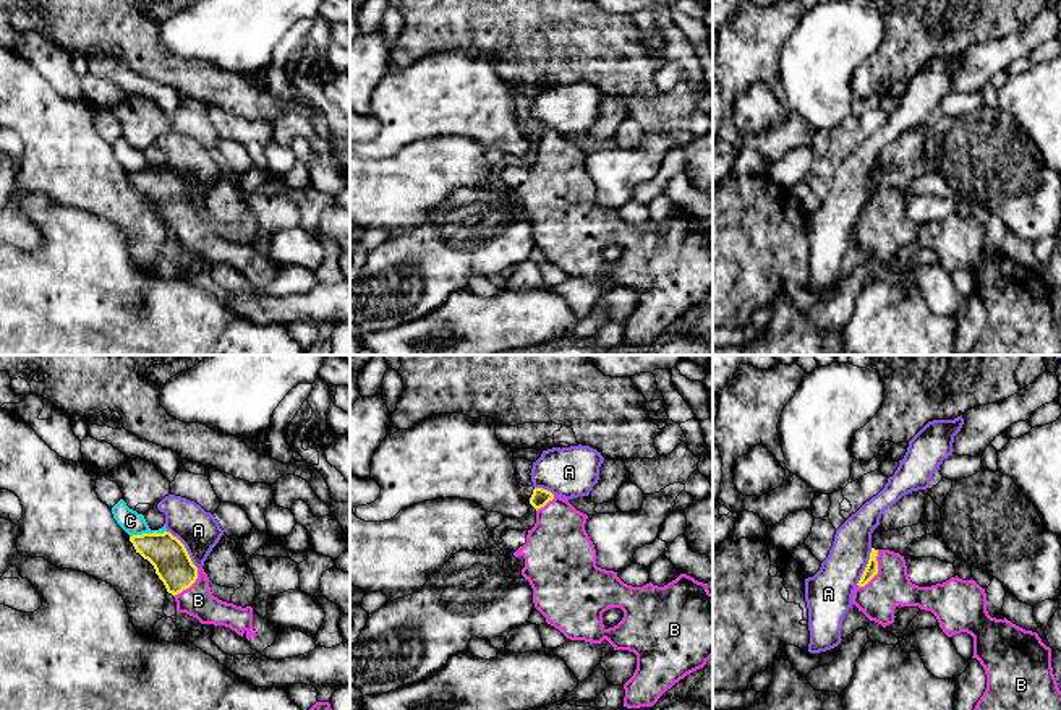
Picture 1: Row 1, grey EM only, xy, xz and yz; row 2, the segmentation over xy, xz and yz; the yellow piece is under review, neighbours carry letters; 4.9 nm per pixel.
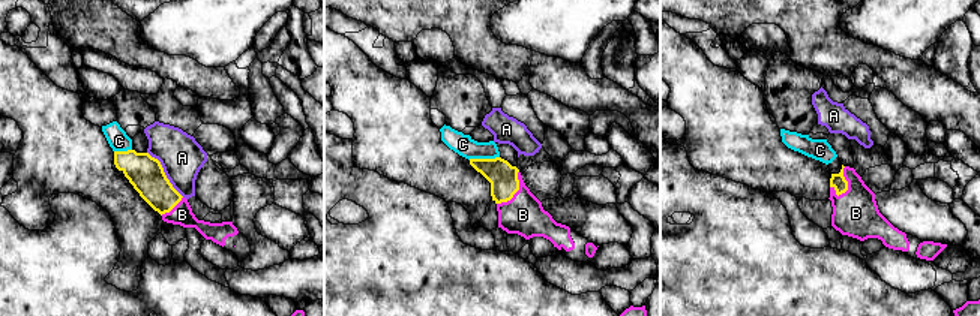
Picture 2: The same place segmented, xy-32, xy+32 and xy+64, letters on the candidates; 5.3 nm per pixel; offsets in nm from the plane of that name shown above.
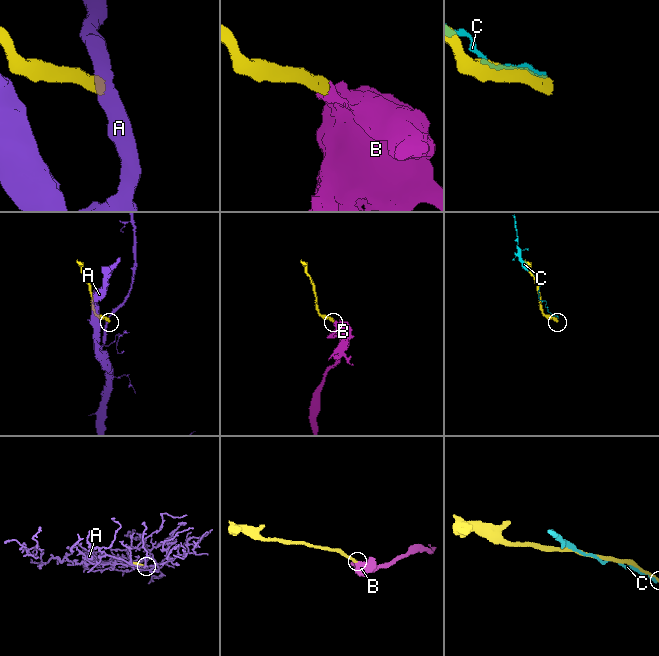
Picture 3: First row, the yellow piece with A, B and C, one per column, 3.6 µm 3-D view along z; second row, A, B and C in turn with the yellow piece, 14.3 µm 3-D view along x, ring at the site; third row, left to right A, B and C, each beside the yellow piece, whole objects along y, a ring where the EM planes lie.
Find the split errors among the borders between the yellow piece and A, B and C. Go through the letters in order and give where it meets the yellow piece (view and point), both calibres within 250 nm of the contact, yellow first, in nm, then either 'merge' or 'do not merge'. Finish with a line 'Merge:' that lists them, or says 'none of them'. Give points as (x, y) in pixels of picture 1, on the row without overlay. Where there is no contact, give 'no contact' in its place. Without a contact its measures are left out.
A: meets yellow in xy at (185, 185); 190 nm thick on the yellow side, 200 nm on the other; do not merge
B: meets yellow in yz at (877, 208); 70 nm thick on the yellow side, 190 nm on the other; merge
C: meets yellow in xy at (148, 171); 190 nm thick on the yellow side, 110 nm on the other; do not merge
Merge: B

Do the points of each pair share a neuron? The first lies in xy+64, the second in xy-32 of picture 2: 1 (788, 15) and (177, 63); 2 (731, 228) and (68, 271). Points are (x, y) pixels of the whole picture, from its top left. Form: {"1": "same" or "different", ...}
{"1": "same", "2": "same"}

